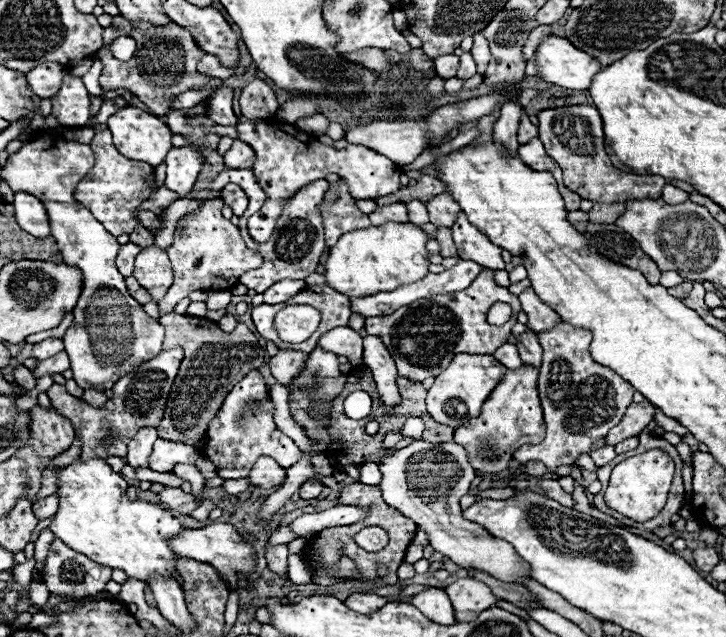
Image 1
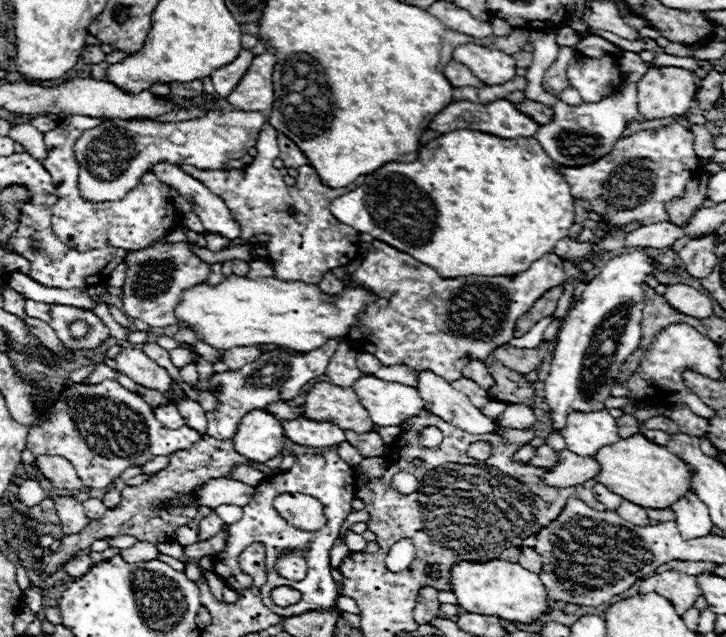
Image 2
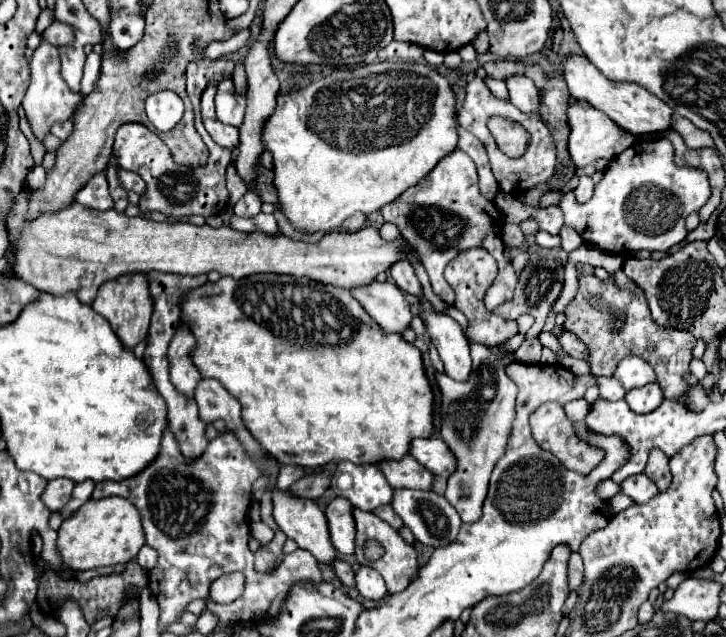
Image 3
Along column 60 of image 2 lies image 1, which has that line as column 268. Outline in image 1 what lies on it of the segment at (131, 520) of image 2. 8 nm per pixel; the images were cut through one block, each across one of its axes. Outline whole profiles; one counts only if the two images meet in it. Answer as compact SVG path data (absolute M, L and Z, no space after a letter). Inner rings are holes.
M266 544L266 560L268 560L268 568L272 572L276 572L278 576L284 574L286 566L288 566L288 546L280 544L280 546L268 546Z

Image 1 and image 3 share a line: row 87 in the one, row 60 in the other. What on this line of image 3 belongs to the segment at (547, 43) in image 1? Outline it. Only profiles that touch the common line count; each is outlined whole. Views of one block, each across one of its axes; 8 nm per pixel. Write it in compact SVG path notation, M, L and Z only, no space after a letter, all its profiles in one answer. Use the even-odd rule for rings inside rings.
M580 54L564 56L562 64L564 64L564 80L568 84L570 94L576 100L588 100L596 110L608 114L608 118L614 120L620 128L630 130L634 136L652 134L652 132L660 132L660 130L670 128L672 110L668 108L668 104L664 104L660 98L656 98L654 94L650 94L642 86L616 84L616 82L608 80L586 56L580 56Z

